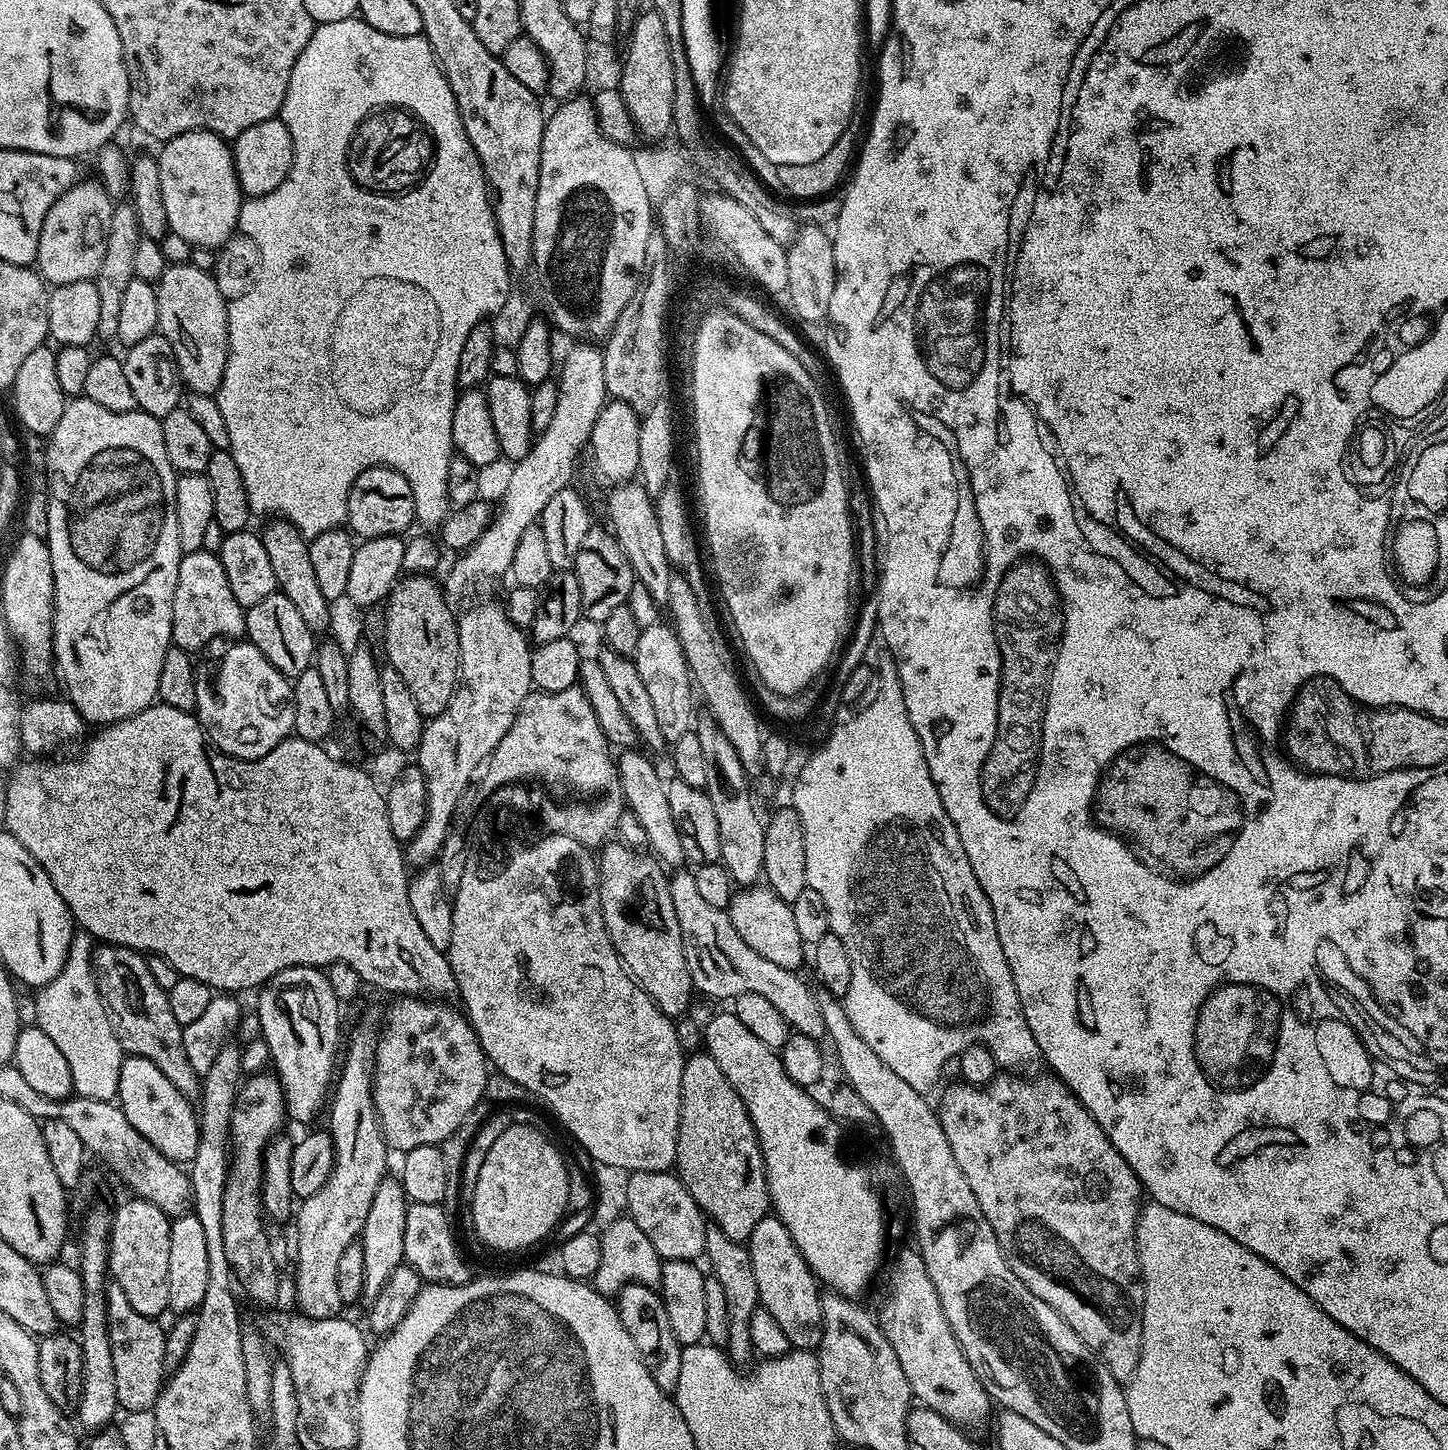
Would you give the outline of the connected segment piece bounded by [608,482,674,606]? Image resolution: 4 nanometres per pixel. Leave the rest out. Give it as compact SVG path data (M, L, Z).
M620 482L613 488L616 489L608 496L608 516L612 519L610 531L622 546L636 575L637 584L650 590L650 598L654 598L656 604L667 605L674 569L666 558L666 546L662 546L662 529L658 527L654 498L640 482Z

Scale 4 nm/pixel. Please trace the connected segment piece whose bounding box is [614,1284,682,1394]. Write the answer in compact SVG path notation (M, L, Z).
M627 1284L620 1289L614 1303L622 1326L626 1326L626 1334L630 1334L641 1362L646 1370L650 1370L650 1378L658 1382L663 1392L675 1393L678 1370L682 1366L682 1345L678 1338L674 1338L674 1330L670 1330L670 1317L666 1315L666 1306L659 1291L656 1288L647 1288L645 1284Z

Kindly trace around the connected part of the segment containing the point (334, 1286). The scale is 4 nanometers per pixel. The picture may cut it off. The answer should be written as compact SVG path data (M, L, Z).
M368 1012L361 1018L360 1025L353 1030L349 1042L347 1039L348 1057L345 1060L343 1057L342 1067L330 1096L330 1107L327 1109L327 1127L332 1133L334 1146L334 1167L330 1170L330 1178L326 1178L322 1190L303 1197L294 1212L296 1308L310 1319L330 1319L341 1311L342 1305L338 1298L338 1261L346 1246L357 1243L366 1222L366 1214L370 1214L370 1205L374 1203L374 1194L386 1178L387 1172L384 1171L388 1168L390 1149L384 1142L372 1097L372 1069L381 1024L381 1013Z

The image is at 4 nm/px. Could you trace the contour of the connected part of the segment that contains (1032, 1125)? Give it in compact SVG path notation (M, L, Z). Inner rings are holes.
M997 1074L988 1084L977 1086L955 1082L944 1092L944 1097L938 1103L940 1125L946 1134L946 1142L950 1142L950 1150L954 1150L954 1159L958 1161L958 1170L966 1174L966 1182L970 1182L970 1190L974 1190L974 1198L978 1198L978 1206L990 1222L996 1235L998 1246L1006 1258L1008 1267L1018 1274L1018 1278L1046 1306L1050 1306L1082 1338L1082 1342L1090 1351L1096 1353L1107 1364L1112 1377L1121 1382L1132 1379L1138 1366L1140 1347L1142 1346L1142 1310L1144 1309L1144 1282L1140 1279L1140 1259L1136 1249L1136 1220L1142 1207L1142 1189L1140 1180L1130 1170L1130 1166L1118 1154L1110 1138L1098 1126L1096 1119L1080 1105L1080 1099L1071 1092L1055 1075L1036 1076L1027 1080L1020 1074Z

